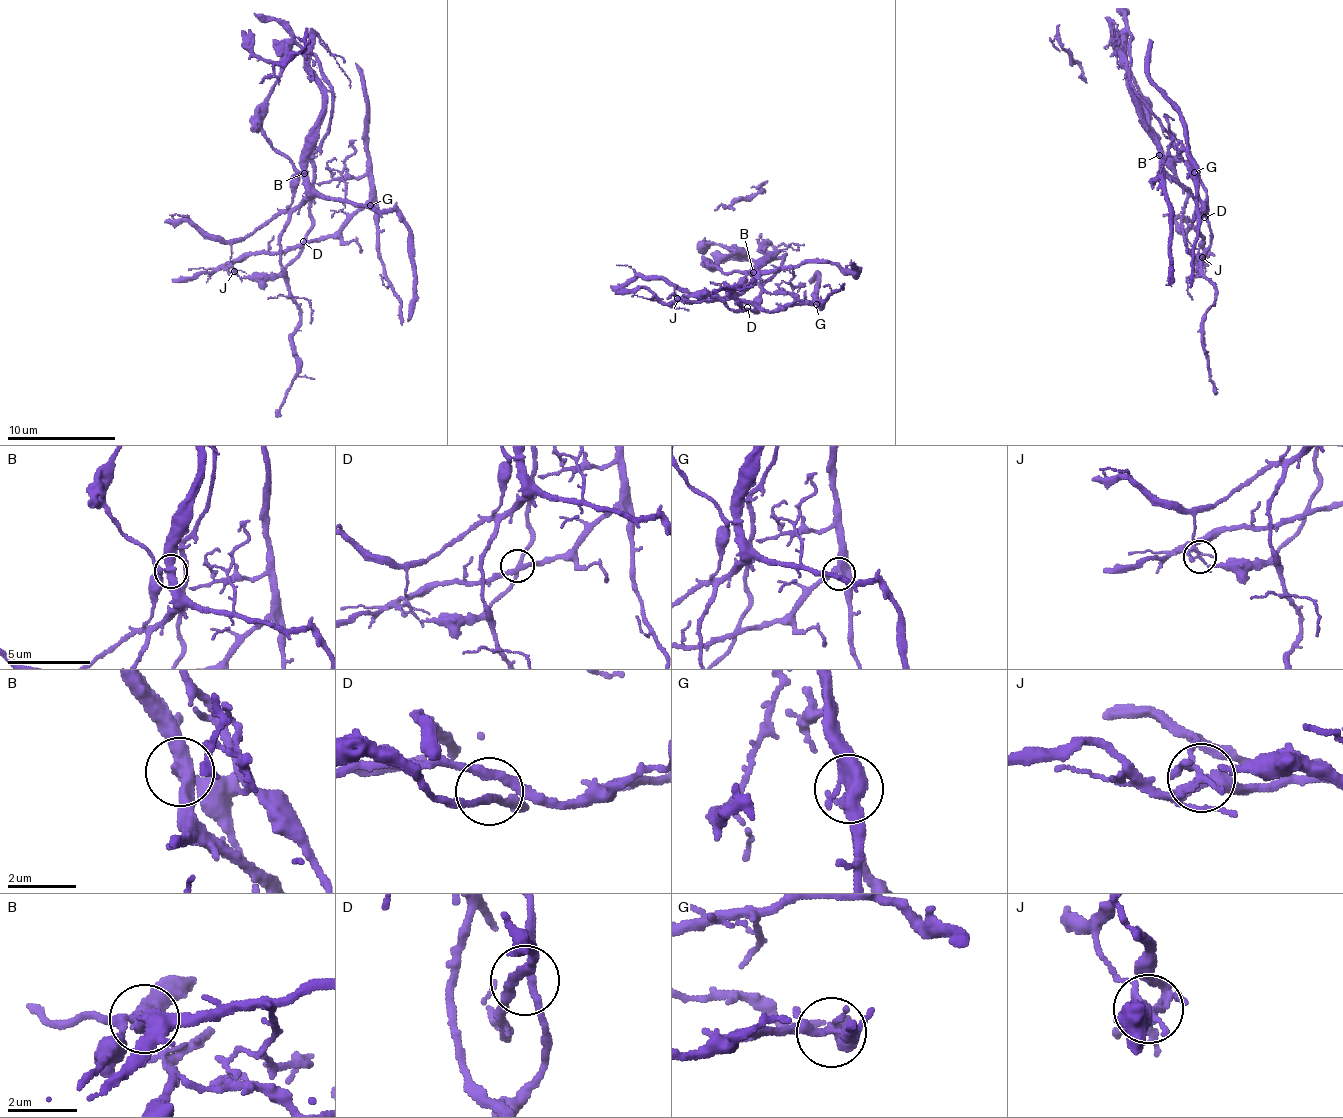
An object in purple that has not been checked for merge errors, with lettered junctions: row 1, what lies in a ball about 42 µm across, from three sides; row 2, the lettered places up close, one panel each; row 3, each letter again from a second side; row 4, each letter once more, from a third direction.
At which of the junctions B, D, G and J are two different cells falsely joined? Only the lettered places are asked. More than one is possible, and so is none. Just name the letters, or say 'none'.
B, J

